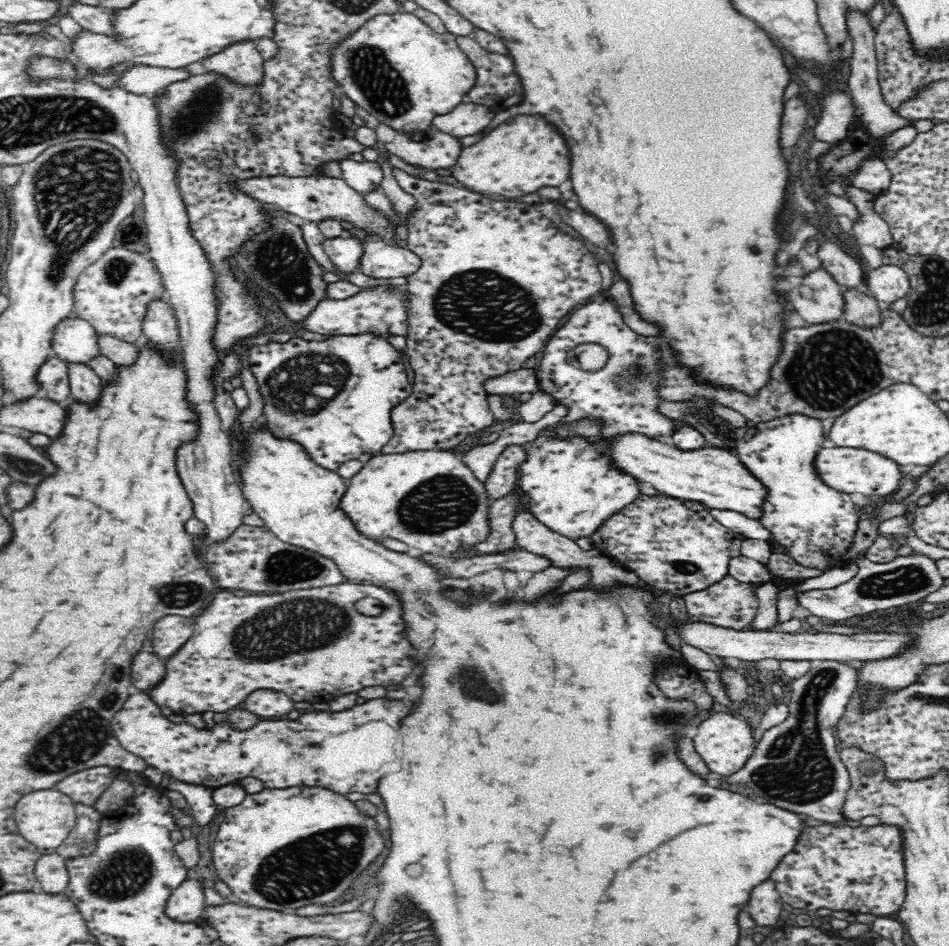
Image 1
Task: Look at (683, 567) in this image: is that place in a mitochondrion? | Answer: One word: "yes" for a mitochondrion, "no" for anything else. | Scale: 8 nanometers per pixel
yes

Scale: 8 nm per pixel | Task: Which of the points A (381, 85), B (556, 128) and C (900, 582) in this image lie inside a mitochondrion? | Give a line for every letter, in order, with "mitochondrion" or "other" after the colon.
A: mitochondrion
B: other
C: mitochondrion

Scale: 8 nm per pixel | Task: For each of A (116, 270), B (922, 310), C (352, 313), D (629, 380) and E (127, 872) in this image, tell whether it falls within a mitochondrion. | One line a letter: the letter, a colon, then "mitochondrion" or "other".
A: mitochondrion
B: mitochondrion
C: other
D: mitochondrion
E: mitochondrion

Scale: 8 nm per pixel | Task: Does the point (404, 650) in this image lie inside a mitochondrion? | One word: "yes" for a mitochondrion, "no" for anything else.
no

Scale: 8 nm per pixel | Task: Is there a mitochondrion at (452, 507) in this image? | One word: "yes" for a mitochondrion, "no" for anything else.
yes

